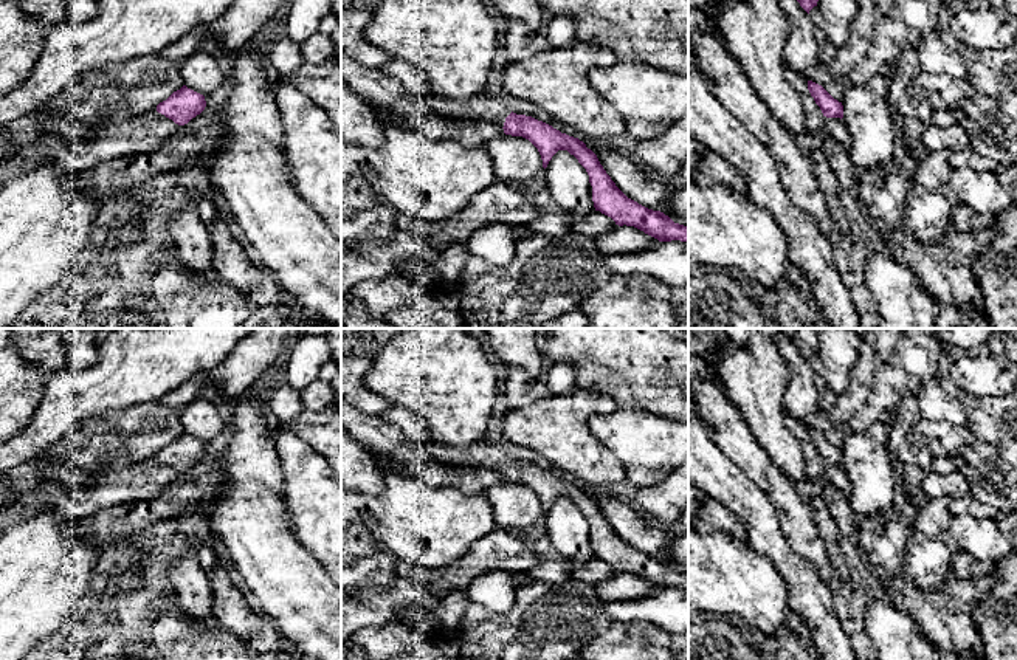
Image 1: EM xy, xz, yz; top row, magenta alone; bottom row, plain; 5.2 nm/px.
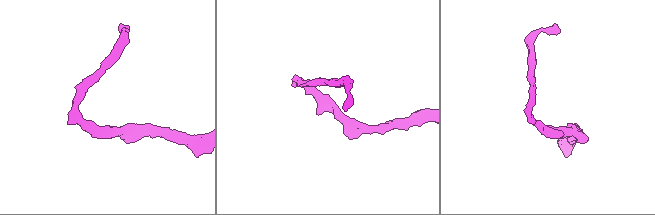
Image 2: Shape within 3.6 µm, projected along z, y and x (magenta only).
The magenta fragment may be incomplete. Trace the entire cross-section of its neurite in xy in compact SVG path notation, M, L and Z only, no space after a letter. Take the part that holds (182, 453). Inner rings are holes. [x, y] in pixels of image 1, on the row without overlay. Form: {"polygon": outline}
{"polygon": "M183 432L155 457L119 469L102 468L91 473L90 486L67 488L59 482L42 482L36 490L0 507L0 535L8 527L51 508L68 519L81 519L115 505L155 499L172 483L181 482L180 474L205 454L205 443Z"}

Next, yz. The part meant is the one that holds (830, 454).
{"polygon": "M808 428L808 437L823 460L825 482L848 497L851 493L851 483L845 468L842 466L842 449L834 446L822 432L812 428Z"}

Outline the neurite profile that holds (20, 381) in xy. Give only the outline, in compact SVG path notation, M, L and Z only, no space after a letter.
M0 328L0 442L20 432L31 420L43 392L43 376L20 355L11 328Z

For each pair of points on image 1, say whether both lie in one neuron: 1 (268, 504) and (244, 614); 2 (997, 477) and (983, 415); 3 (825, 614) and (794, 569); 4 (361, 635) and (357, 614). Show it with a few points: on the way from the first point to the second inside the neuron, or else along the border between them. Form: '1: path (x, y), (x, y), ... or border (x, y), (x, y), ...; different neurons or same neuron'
1: border (259, 612), (276, 628), (282, 640); different neurons
2: path (997, 462), (997, 431); same neuron
3: path (814, 603), (802, 580); same neuron
4: border (393, 620), (382, 626), (366, 626), (357, 631); different neurons

